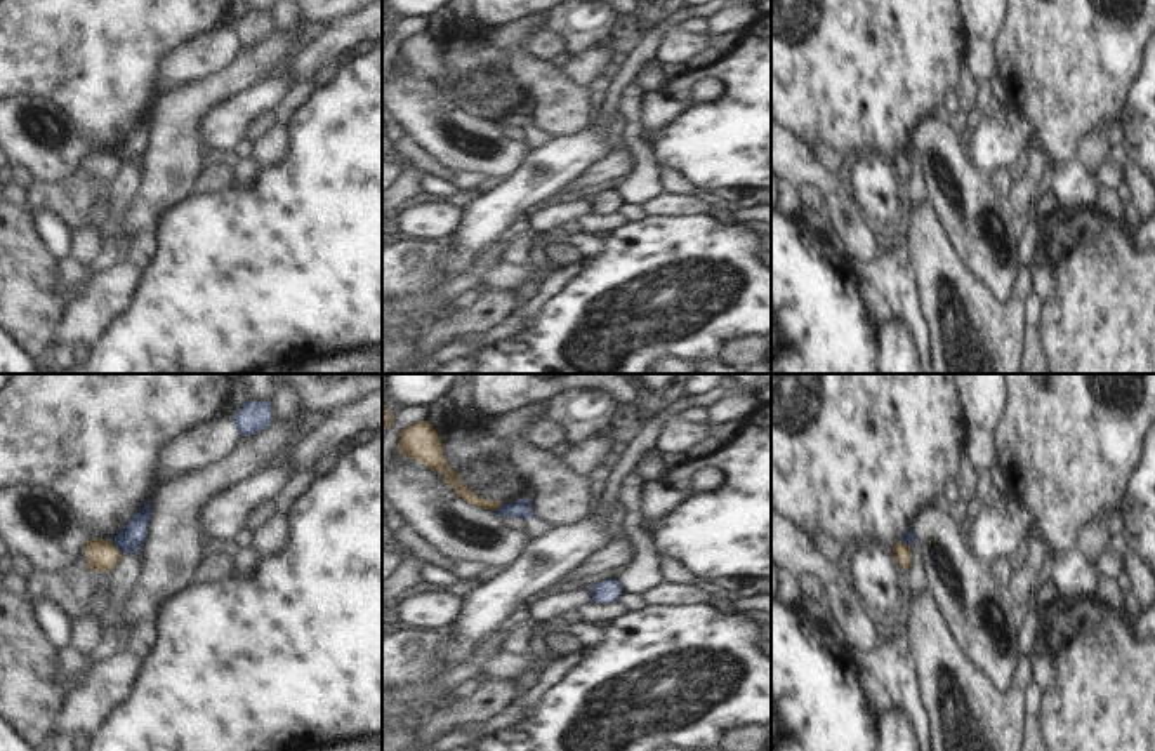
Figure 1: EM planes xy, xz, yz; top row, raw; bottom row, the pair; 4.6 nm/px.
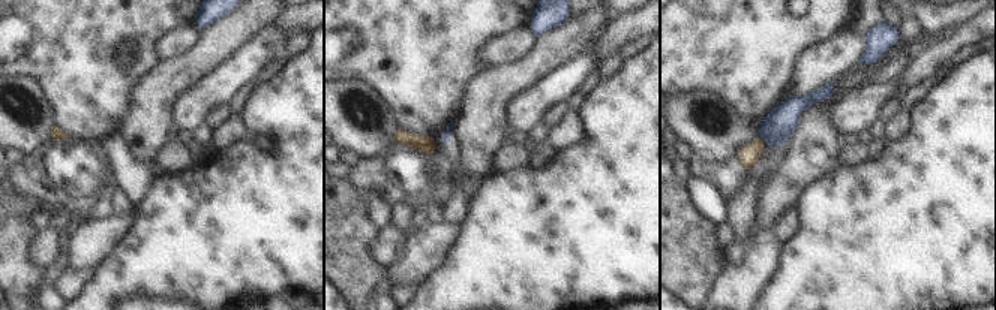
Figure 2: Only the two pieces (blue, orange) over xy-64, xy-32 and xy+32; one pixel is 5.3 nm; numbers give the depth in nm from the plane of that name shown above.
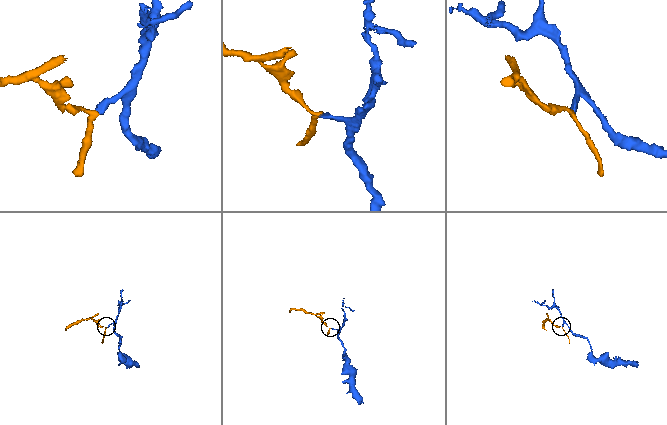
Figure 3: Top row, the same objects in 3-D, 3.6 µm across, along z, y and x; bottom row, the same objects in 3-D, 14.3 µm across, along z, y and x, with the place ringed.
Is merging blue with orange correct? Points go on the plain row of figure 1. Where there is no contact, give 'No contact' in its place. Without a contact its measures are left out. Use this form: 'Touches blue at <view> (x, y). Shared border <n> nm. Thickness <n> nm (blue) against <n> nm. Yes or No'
Touches blue at xy (117, 157). Shared border 100 nm. Thickness 120 nm (blue) against 140 nm. No

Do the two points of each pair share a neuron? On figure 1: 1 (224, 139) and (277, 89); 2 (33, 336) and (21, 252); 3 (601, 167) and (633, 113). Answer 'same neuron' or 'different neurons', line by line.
1: same neuron
2: same neuron
3: different neurons

